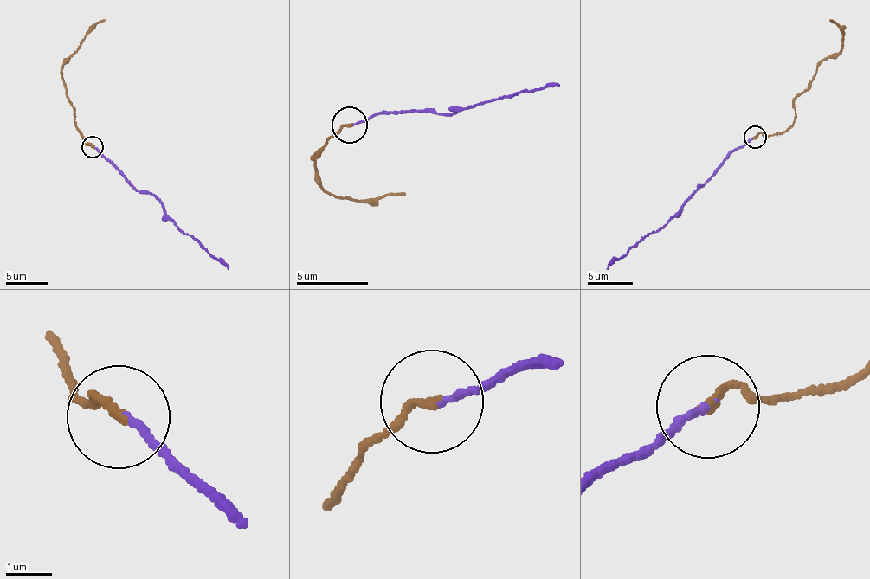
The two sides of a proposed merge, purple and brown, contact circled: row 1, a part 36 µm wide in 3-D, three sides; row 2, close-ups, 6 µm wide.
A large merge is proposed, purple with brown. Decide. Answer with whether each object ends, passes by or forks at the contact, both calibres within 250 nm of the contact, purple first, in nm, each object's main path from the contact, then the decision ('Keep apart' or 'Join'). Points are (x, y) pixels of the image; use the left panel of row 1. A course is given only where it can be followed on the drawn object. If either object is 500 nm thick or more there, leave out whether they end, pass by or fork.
At the ring purple ends. At the ring brown ends. Thickness 160 nm (purple) against 190 nm. Course of purple: (93, 146), (118, 167), (136, 189), (158, 198), (179, 229), (200, 240), (228, 269). Course of brown: (93, 146), (83, 141), (74, 121), (62, 68), (86, 34), (104, 21). Keep apart

